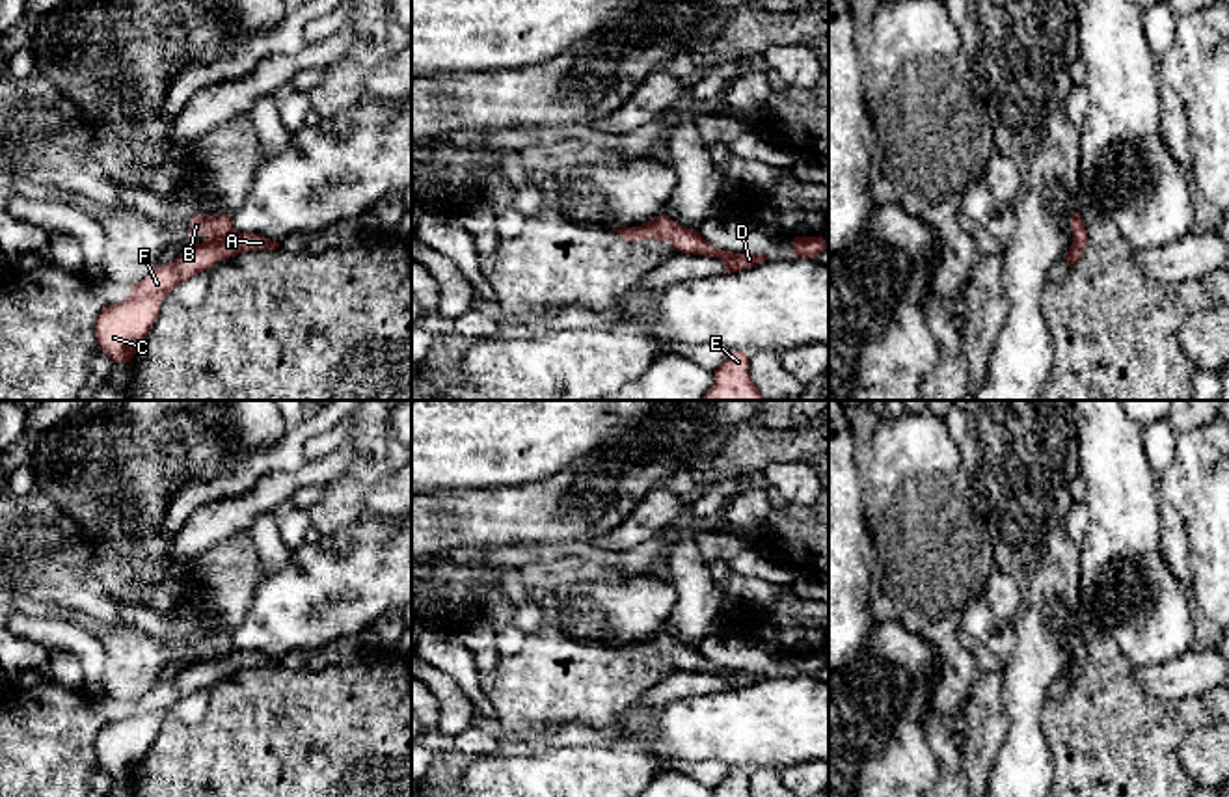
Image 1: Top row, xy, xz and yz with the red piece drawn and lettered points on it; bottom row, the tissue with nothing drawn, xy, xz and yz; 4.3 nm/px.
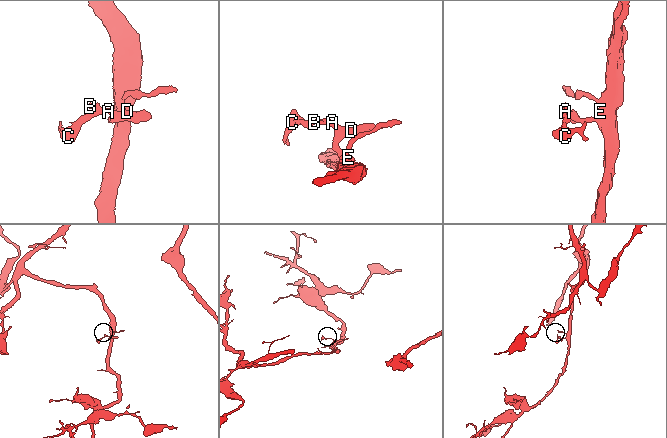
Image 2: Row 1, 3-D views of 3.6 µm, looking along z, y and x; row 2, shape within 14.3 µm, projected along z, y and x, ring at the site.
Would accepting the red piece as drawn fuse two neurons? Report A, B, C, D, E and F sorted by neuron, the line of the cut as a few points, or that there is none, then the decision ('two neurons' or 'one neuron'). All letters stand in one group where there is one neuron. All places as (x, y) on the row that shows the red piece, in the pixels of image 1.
A B C D E F; no cut; one neuron

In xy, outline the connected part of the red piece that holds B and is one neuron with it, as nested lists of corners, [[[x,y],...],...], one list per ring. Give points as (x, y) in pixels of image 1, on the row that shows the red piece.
[[[194,214],[188,233],[205,235],[207,238],[175,261],[156,264],[140,283],[128,285],[130,296],[125,302],[101,309],[95,324],[97,344],[114,363],[132,359],[149,335],[162,300],[177,285],[238,253],[279,248],[279,242],[261,235],[236,231],[229,214],[212,214],[209,218]]]

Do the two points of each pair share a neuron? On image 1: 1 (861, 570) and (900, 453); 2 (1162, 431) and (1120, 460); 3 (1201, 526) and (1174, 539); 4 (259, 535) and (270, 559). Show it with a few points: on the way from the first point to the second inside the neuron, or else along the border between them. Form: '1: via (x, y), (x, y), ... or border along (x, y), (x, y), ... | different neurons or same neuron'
1: border along (868, 527), (876, 572) | different neurons
2: border along (1142, 427), (1146, 460), (1159, 477) | different neurons
3: border along (1161, 498), (1183, 518), (1192, 574) | different neurons
4: via (265, 540), (270, 553) | same neuron

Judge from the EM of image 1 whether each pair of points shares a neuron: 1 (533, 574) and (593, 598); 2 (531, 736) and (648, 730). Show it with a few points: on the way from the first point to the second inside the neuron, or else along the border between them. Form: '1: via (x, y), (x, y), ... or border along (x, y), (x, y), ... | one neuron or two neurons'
1: border along (606, 580), (563, 583), (539, 596) | two neurons
2: via (561, 736), (619, 730) | one neuron

